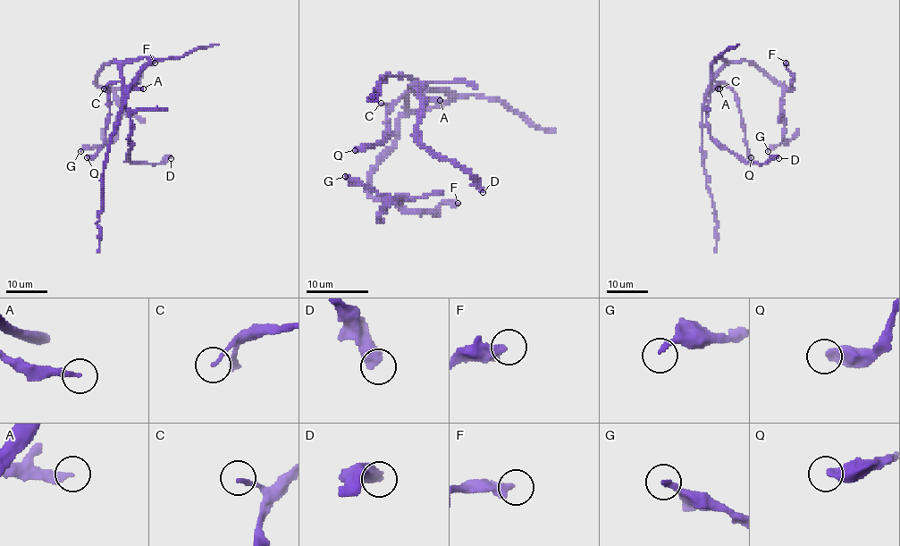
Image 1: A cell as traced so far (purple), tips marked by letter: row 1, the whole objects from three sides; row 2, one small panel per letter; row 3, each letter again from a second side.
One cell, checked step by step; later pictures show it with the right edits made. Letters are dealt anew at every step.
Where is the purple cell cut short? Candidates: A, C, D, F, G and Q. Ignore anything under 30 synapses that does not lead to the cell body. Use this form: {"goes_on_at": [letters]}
{"goes_on_at": []}

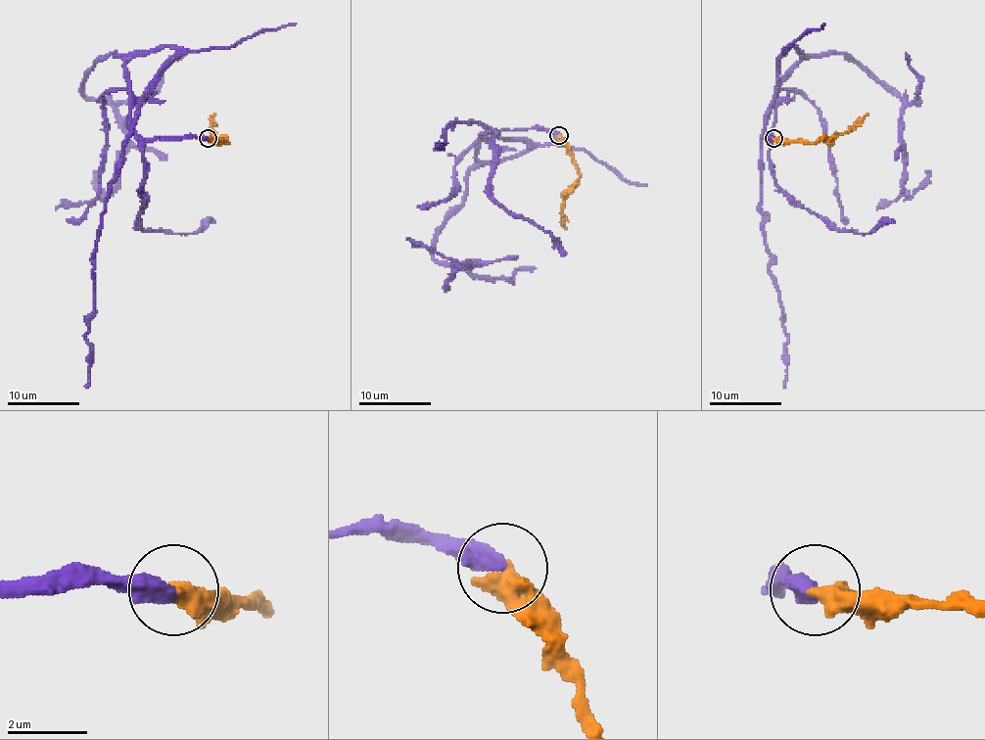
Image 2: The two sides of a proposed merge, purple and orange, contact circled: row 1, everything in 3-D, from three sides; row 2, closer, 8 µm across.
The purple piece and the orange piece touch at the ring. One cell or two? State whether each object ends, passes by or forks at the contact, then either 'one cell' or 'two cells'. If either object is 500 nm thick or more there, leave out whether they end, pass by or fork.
one cell

